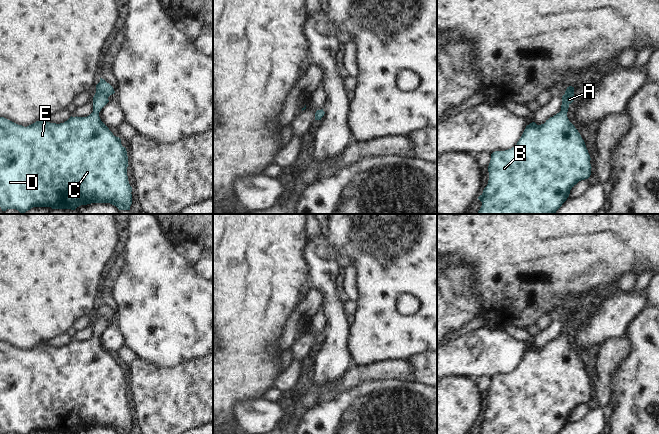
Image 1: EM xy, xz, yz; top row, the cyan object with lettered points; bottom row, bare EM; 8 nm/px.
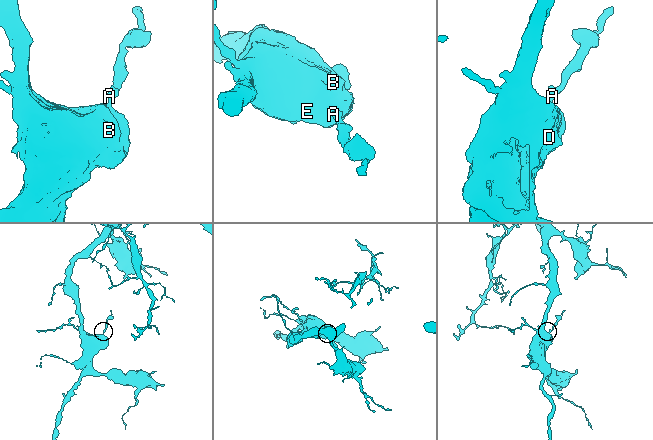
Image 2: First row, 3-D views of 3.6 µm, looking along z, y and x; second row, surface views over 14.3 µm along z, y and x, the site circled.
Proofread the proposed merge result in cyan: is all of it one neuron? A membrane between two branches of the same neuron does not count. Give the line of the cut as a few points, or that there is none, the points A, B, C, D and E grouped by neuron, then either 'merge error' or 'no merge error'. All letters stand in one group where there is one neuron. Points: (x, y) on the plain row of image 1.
no cut; A B C D E; no merge error

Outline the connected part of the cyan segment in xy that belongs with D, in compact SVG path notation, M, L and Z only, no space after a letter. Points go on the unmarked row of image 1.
M104 303L96 309L96 317L93 321L93 336L87 341L70 341L64 347L56 348L47 346L45 343L24 351L18 349L4 341L0 341L0 431L2 434L30 434L33 431L51 431L52 433L71 433L75 434L81 429L91 427L110 427L119 434L130 434L132 428L132 411L127 400L128 380L126 372L122 370L121 363L113 359L109 352L101 345L99 336L109 326L108 321L114 318L113 311Z

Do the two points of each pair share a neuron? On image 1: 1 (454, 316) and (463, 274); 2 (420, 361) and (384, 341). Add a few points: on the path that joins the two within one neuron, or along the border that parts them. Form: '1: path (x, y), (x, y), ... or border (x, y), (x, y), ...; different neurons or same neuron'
1: path (454, 306), (454, 284); same neuron
2: border (426, 351), (410, 356), (405, 360); different neurons

